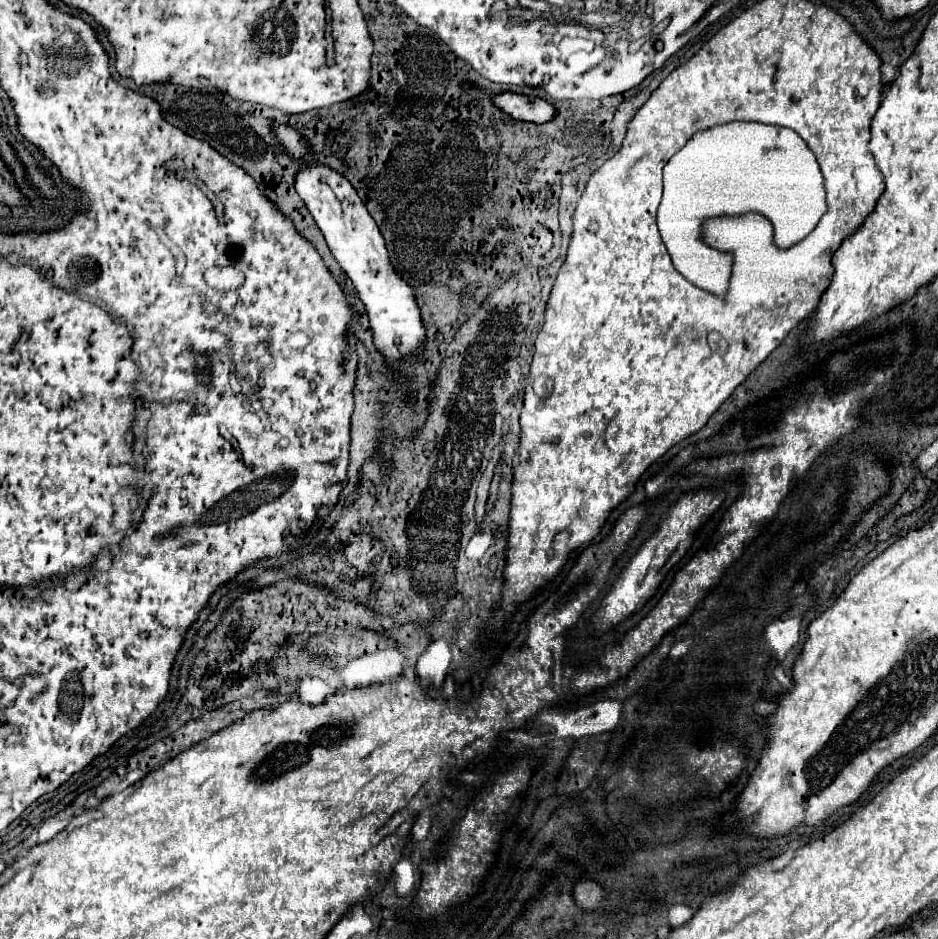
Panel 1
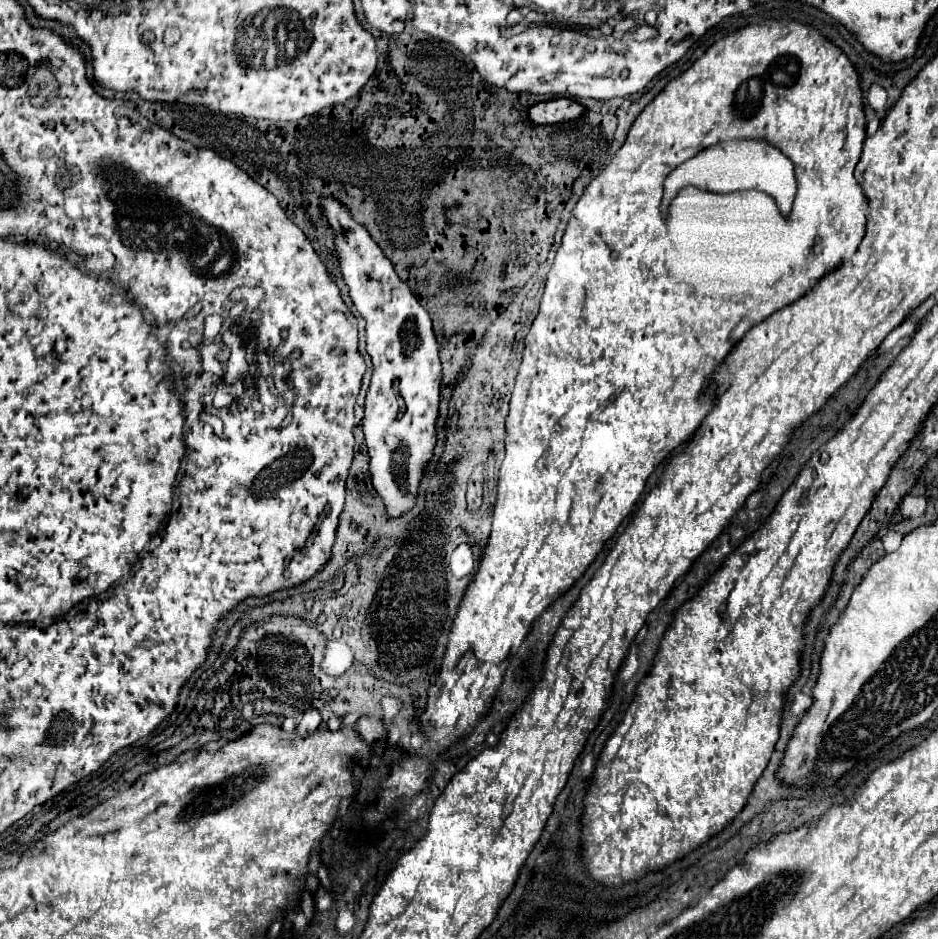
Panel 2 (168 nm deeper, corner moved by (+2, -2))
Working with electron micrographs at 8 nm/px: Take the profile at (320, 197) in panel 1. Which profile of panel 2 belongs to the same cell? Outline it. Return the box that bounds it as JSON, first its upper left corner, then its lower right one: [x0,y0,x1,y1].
[321,198,441,518]

